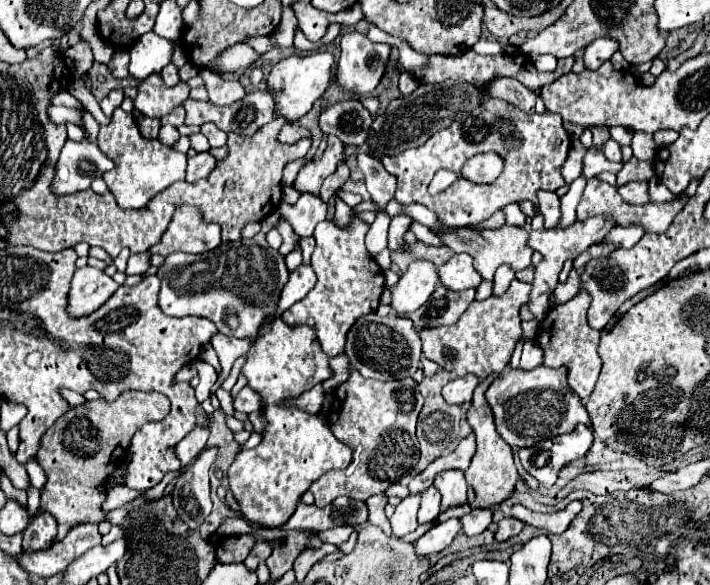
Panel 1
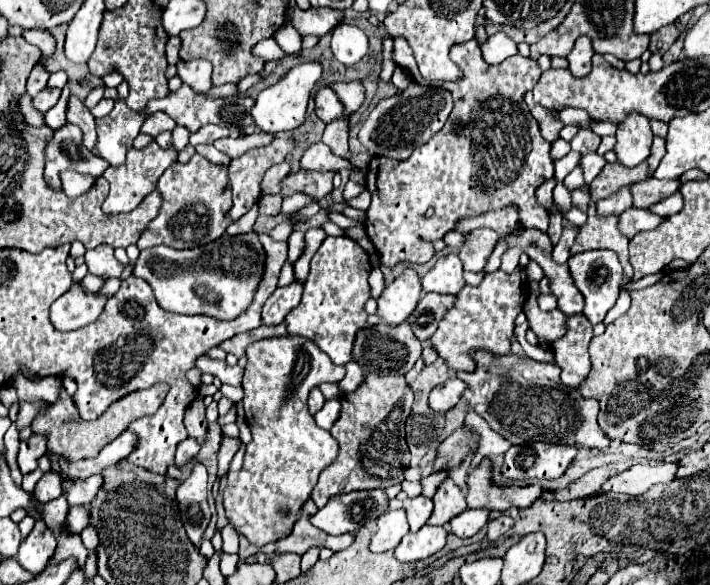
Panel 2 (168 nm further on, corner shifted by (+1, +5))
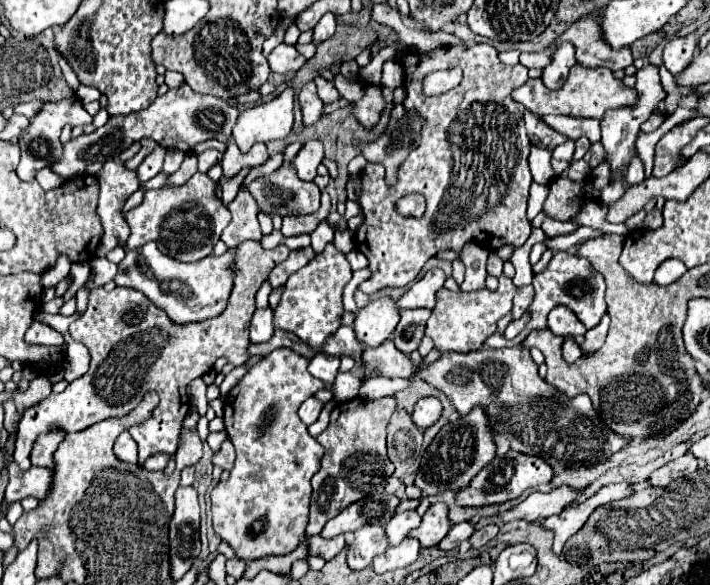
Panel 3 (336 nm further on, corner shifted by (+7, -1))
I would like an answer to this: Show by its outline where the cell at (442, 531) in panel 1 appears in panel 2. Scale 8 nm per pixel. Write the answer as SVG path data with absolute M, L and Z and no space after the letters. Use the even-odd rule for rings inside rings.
M424 524L418 532L410 532L402 538L400 546L396 546L394 554L400 562L416 562L440 552L446 546L446 528Z

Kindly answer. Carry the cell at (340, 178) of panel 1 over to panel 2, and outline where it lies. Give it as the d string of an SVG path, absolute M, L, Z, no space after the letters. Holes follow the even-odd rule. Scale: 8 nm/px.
M300 170L296 174L288 174L282 180L282 196L294 194L294 192L304 192L310 194L312 198L324 198L332 190L332 178L336 172L310 172L310 170Z

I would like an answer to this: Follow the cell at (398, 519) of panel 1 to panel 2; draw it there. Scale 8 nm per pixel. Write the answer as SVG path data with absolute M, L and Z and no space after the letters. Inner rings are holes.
M386 510L378 520L376 520L376 534L372 538L370 550L374 552L386 552L392 550L400 544L404 534L408 534L408 518L406 510Z

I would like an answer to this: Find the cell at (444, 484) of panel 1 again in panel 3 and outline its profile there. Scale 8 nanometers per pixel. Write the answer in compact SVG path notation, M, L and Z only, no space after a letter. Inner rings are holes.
M432 504L428 508L428 512L424 514L420 526L410 530L408 536L416 538L422 548L432 548L448 534L448 530L450 530L450 522L448 522L446 506L444 504Z

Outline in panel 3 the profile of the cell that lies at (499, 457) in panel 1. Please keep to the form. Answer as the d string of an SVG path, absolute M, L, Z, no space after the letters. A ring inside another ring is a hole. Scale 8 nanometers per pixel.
M558 486L548 494L542 492L532 492L522 504L512 508L510 512L500 514L502 520L526 520L526 522L536 522L544 520L548 516L560 514L566 506L570 506L580 492L570 488L570 486Z

